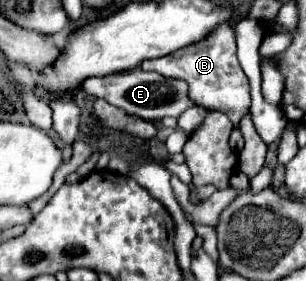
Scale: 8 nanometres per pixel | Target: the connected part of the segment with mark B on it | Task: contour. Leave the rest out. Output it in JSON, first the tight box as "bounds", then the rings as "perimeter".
{"bounds":[141,25,251,127],"perimeter":[[[221,25],[205,41],[189,45],[176,51],[173,55],[145,61],[141,65],[141,69],[161,73],[163,77],[187,81],[189,99],[193,101],[193,105],[207,107],[207,109],[219,109],[219,111],[227,113],[235,127],[239,125],[239,121],[245,115],[249,115],[249,107],[251,107],[249,79],[243,73],[239,59],[237,59],[237,43],[235,43],[233,25]]]}

